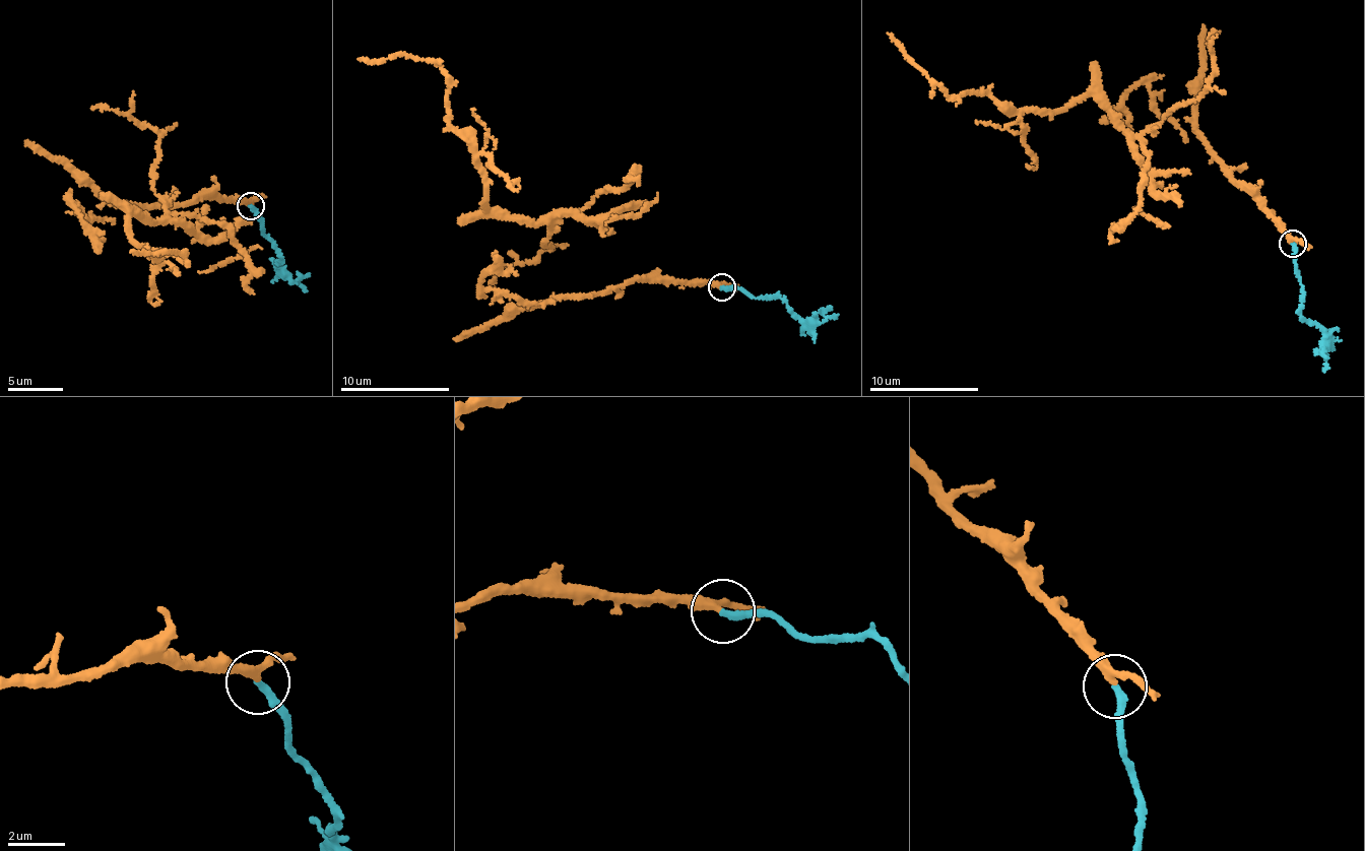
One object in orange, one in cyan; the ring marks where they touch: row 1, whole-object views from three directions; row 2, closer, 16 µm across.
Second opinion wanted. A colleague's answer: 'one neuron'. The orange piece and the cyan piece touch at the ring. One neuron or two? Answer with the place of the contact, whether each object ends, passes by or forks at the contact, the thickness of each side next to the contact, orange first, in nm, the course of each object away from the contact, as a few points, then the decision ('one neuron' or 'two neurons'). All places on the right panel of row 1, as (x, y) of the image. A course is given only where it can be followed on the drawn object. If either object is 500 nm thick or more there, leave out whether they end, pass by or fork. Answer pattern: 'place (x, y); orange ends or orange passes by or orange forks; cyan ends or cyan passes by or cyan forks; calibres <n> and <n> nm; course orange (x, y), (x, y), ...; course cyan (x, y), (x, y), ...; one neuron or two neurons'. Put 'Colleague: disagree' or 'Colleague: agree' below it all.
place (1293, 244); orange passes by; cyan ends; calibres 280 and 280 nm; course orange (1292, 242), (1147, 86), (1111, 109), (1091, 94), (1014, 115), (946, 93), (887, 33); course cyan (1292, 244), (1302, 287), (1301, 316), (1324, 333), (1326, 356); one neuron
Colleague: agree

